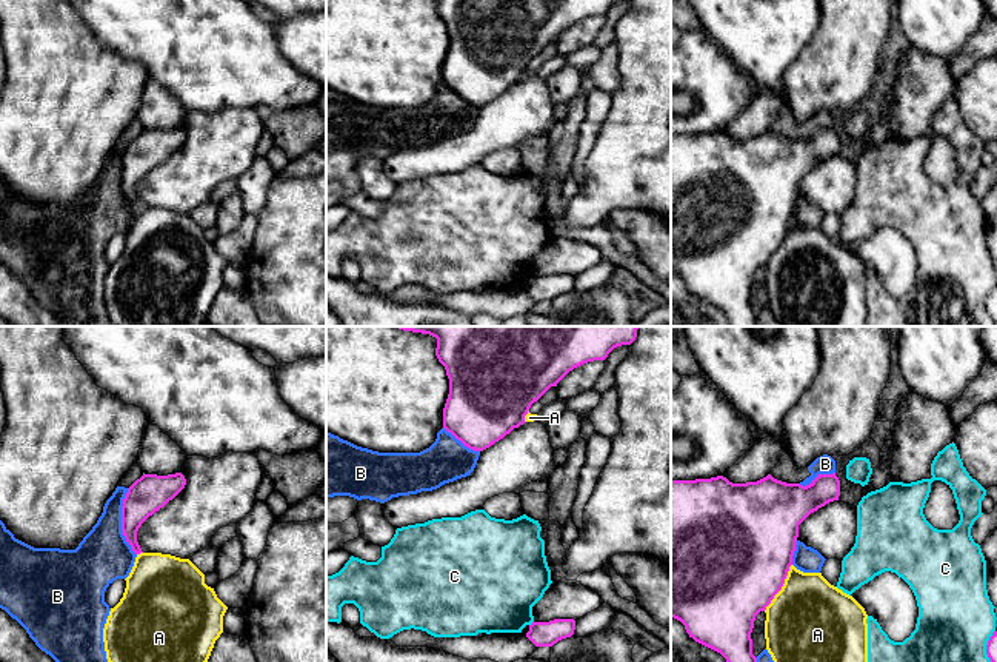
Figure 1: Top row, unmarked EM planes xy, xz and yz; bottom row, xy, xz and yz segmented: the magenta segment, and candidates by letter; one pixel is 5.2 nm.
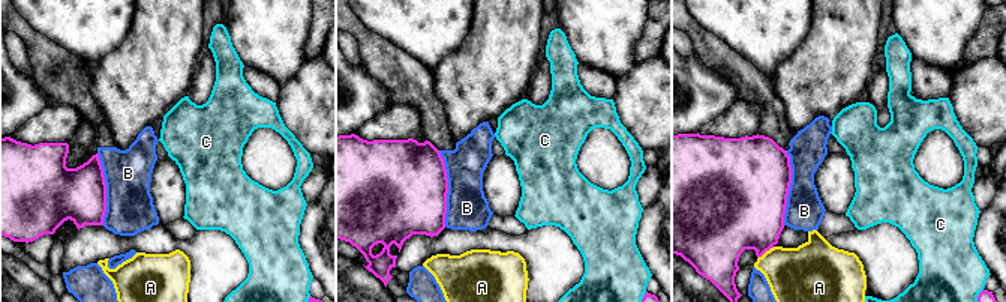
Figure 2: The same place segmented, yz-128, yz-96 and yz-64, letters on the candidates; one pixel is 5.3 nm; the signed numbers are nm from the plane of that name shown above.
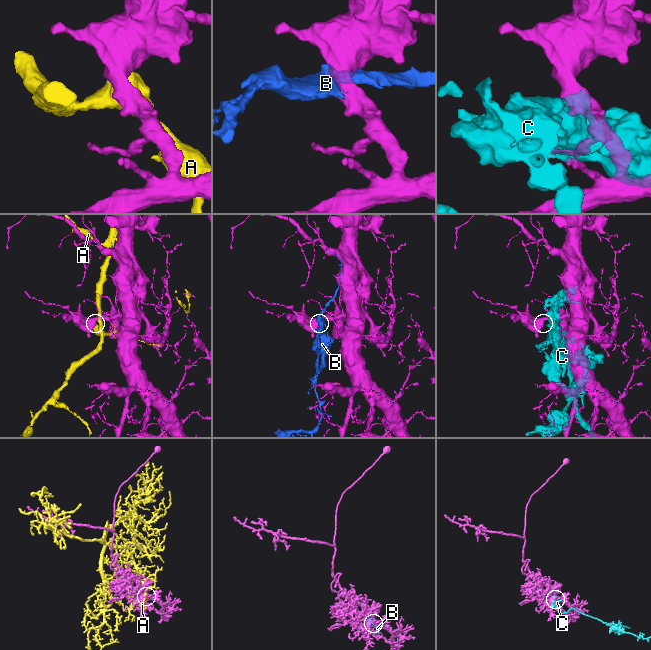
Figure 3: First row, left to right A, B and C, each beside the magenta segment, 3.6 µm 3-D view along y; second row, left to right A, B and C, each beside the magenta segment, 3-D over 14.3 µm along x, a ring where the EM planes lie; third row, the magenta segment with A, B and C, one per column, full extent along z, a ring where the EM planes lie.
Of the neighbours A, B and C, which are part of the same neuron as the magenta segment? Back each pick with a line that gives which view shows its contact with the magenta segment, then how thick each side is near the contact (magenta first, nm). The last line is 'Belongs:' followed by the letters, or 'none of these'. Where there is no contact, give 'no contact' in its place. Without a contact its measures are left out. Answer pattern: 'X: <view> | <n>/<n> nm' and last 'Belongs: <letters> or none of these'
Belongs: none of these

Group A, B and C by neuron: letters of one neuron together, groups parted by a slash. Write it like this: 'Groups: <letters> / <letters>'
Groups: A / B / C

